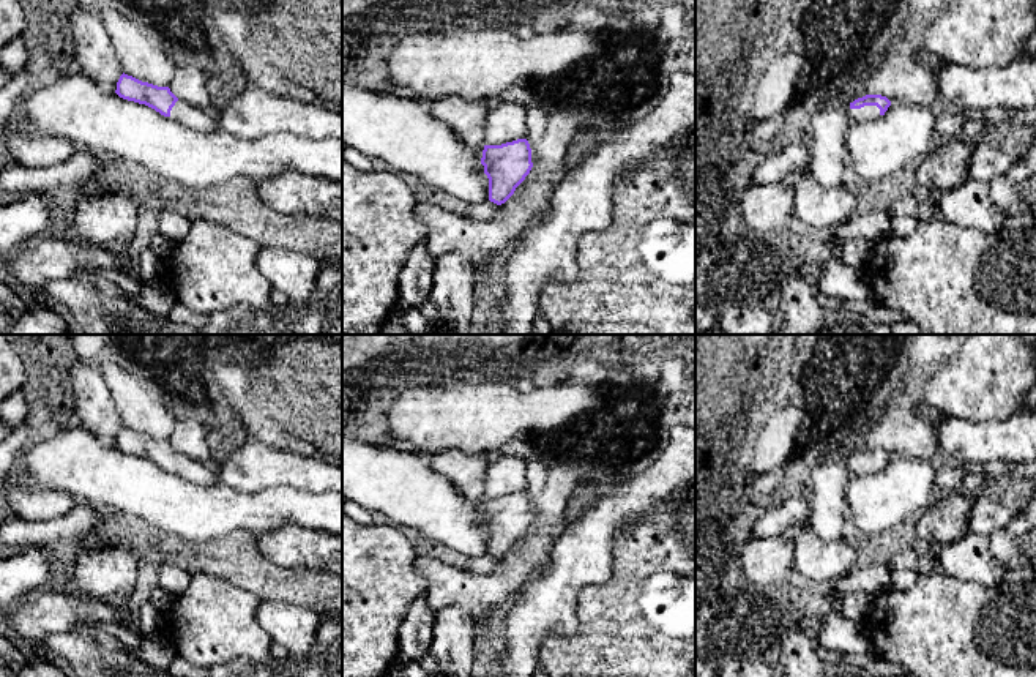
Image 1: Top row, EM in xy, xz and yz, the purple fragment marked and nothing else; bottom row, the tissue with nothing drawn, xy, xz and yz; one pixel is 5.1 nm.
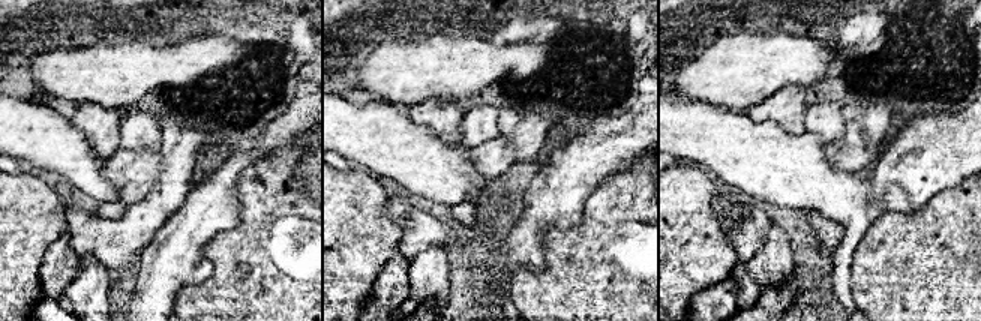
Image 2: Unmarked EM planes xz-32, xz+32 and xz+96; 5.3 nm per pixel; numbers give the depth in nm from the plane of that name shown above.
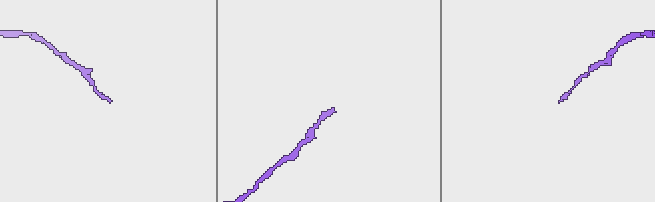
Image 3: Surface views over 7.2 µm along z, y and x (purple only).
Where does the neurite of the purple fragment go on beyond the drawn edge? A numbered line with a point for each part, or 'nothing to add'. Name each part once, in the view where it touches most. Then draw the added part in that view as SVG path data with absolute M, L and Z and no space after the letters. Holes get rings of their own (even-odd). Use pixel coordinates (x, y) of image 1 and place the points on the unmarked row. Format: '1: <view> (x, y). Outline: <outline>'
1: yz (868, 466). Outline: M864 459L861 462L850 462L850 470L856 475L867 475L880 472L880 462L877 459Z

